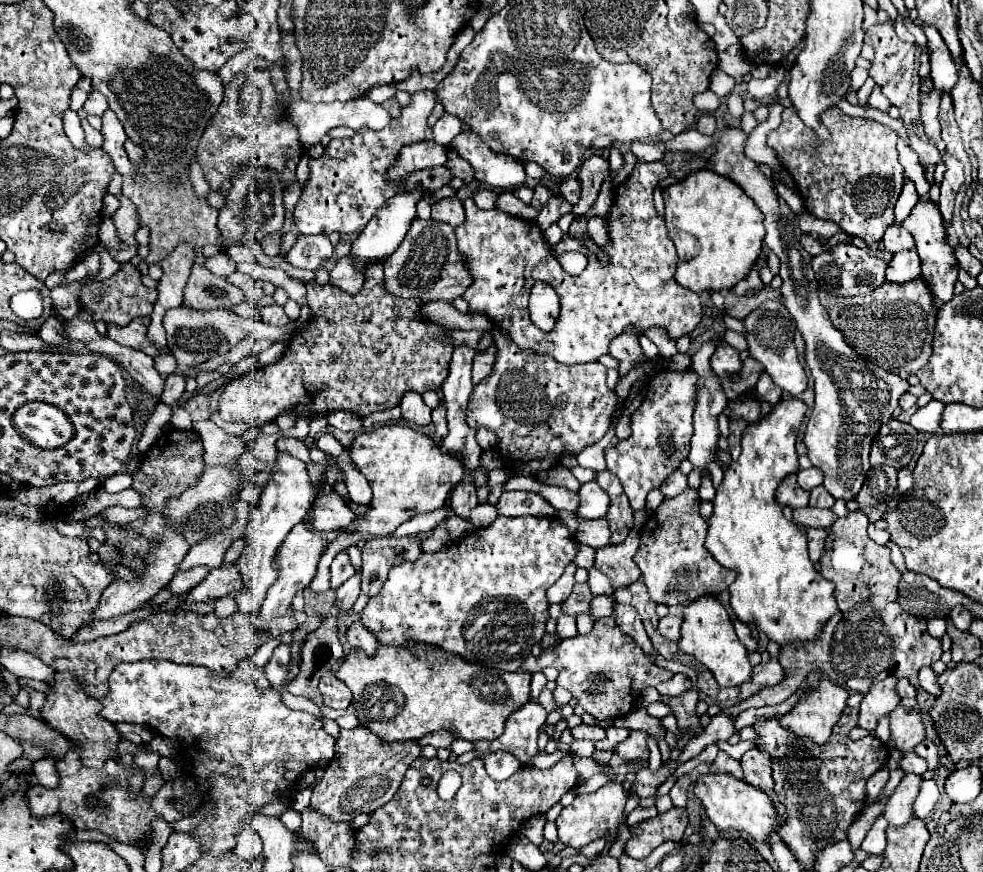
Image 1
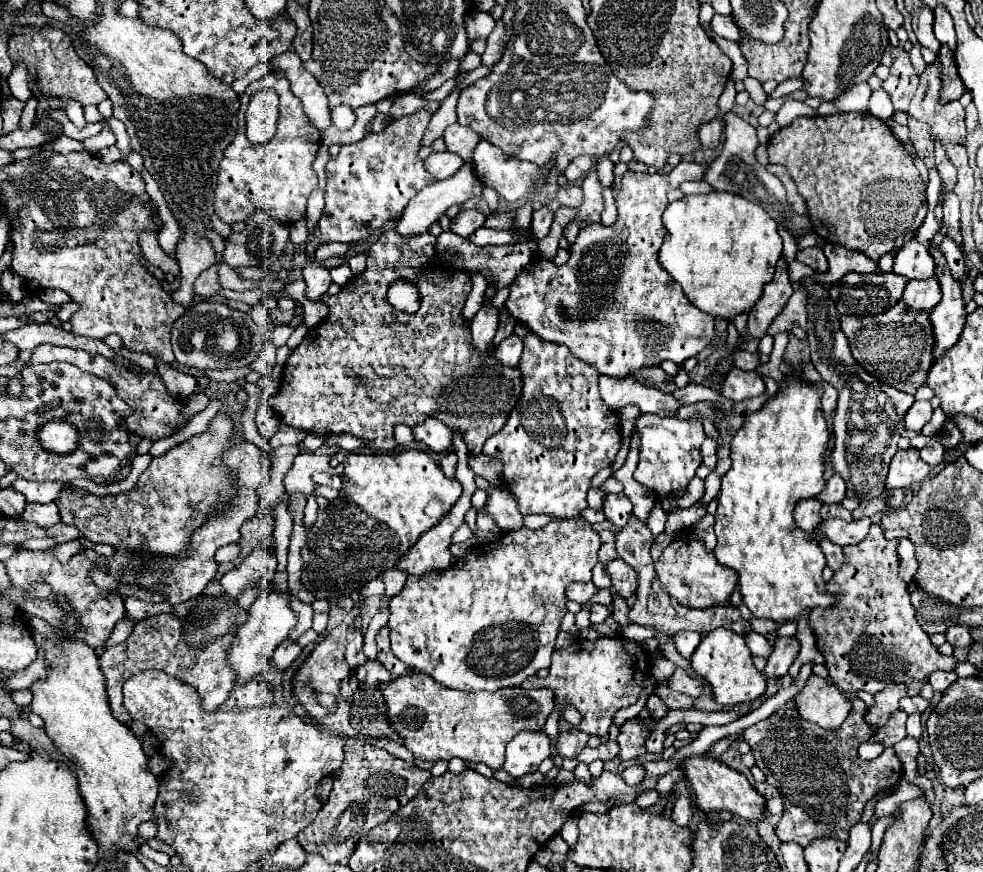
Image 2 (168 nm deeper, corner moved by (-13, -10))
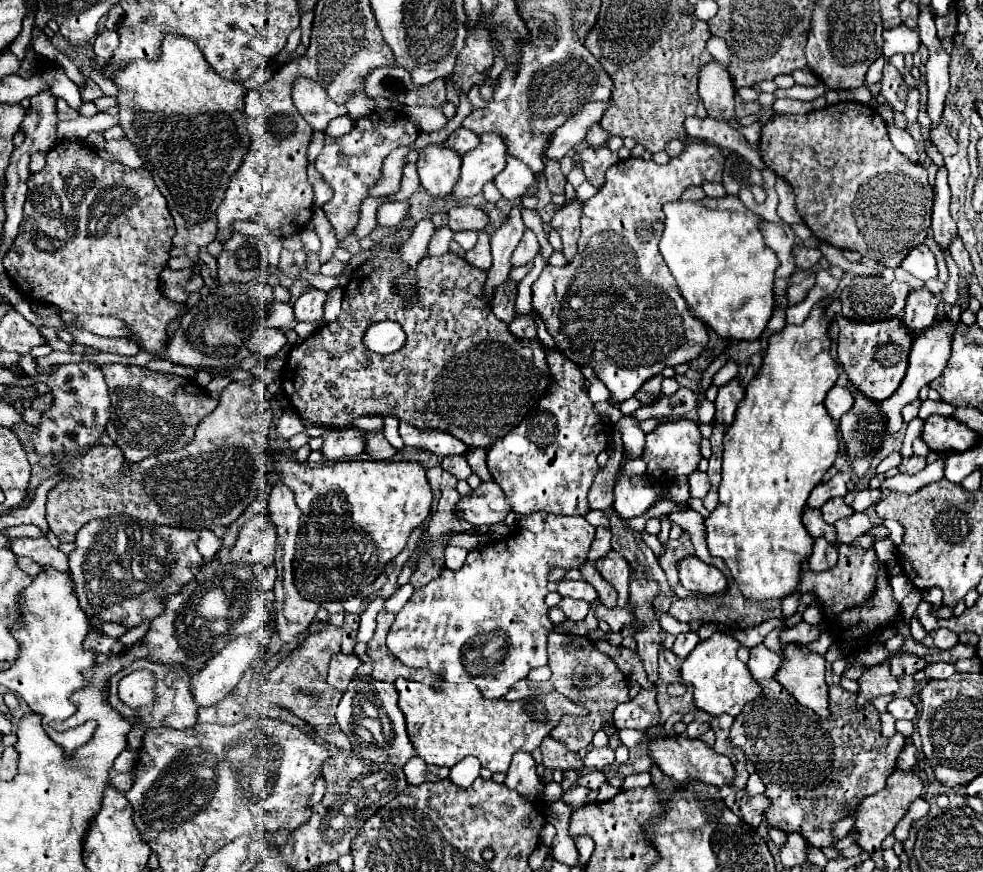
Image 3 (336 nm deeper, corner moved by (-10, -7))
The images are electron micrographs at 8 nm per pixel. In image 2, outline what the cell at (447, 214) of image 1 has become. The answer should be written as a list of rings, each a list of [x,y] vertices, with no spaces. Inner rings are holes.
[[[471,209],[471,211],[459,211],[455,219],[451,219],[451,231],[459,237],[469,237],[475,229],[483,227],[485,215]]]

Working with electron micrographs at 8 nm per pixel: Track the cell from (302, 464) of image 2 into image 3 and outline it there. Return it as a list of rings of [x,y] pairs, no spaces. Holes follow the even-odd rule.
[[[326,430],[322,434],[320,452],[327,461],[338,461],[341,458],[352,458],[364,452],[364,440],[358,430]]]

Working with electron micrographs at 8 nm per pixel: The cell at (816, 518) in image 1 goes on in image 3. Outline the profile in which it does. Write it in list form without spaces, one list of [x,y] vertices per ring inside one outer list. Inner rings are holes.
[[[854,512],[848,518],[840,518],[834,522],[838,542],[848,544],[848,542],[860,542],[862,546],[872,546],[872,538],[866,536],[866,532],[872,528],[872,522],[864,512]]]

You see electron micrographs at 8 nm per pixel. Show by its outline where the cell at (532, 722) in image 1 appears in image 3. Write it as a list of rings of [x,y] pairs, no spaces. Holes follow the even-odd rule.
[[[516,752],[510,764],[510,770],[506,772],[504,784],[516,792],[520,792],[524,798],[530,798],[536,802],[544,790],[544,786],[538,780],[536,774],[536,762],[530,752]]]

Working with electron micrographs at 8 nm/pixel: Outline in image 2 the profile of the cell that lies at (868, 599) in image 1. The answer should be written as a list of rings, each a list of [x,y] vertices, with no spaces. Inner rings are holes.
[[[871,525],[867,537],[857,545],[843,547],[843,553],[843,567],[835,571],[833,577],[825,583],[825,589],[835,593],[835,605],[827,610],[815,608],[809,616],[810,626],[817,639],[817,649],[825,657],[825,665],[829,669],[829,679],[847,693],[867,691],[873,695],[889,683],[903,683],[907,687],[907,695],[917,695],[933,671],[953,671],[957,659],[953,655],[939,655],[939,651],[931,645],[929,635],[915,619],[915,609],[909,601],[907,585],[897,575],[897,541],[887,541],[883,537],[883,529],[879,525]]]

